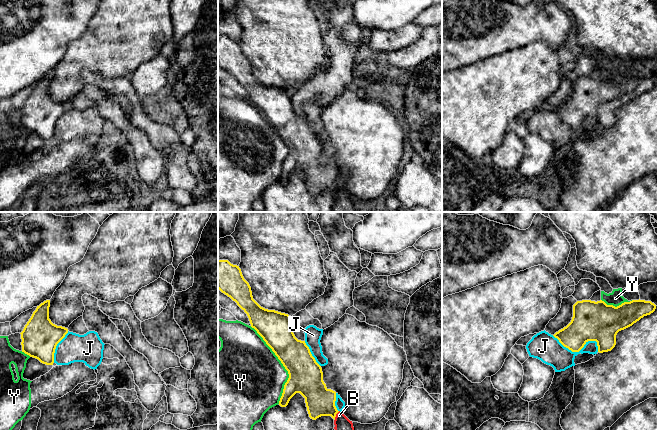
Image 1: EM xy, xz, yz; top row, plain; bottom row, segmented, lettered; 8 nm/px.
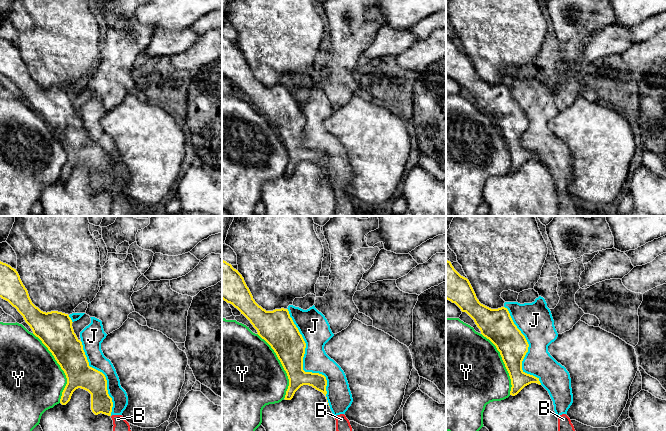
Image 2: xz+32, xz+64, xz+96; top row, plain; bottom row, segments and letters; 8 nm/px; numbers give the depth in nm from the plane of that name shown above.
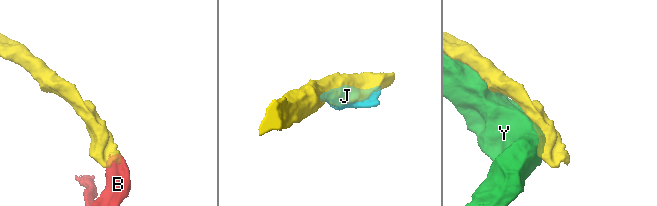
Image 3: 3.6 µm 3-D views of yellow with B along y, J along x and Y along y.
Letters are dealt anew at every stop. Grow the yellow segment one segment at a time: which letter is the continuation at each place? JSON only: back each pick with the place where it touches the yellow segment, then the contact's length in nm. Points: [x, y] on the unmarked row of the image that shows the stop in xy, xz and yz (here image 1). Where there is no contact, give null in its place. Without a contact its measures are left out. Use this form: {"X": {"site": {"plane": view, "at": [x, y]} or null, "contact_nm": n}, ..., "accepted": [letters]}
{"accepted": []}

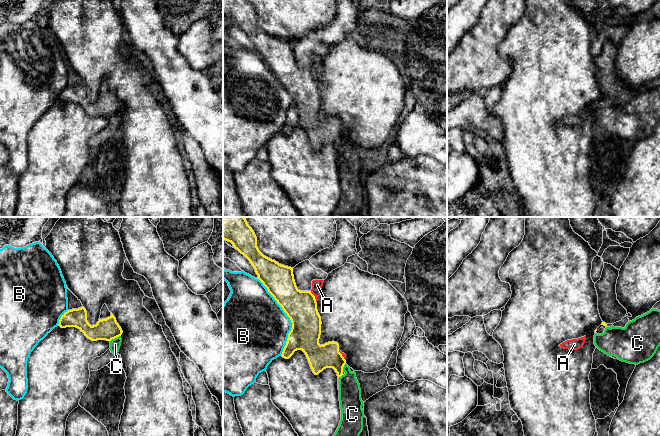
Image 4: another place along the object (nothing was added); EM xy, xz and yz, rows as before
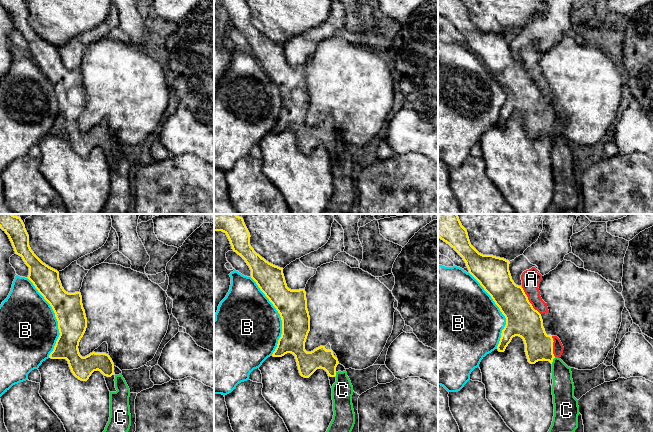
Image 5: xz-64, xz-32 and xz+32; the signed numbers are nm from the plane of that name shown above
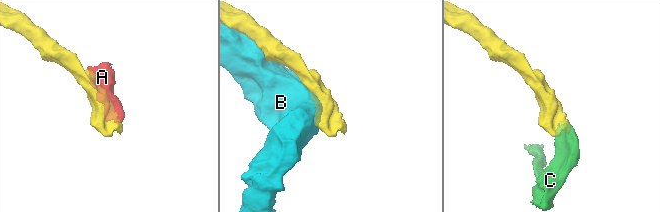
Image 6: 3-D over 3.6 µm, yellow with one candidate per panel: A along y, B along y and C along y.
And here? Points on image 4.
{"accepted": []}

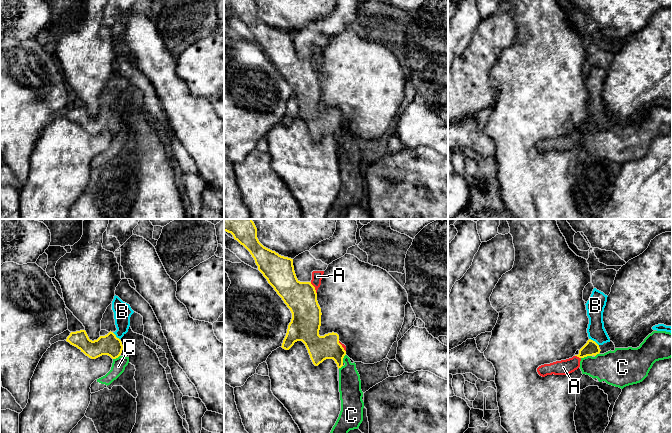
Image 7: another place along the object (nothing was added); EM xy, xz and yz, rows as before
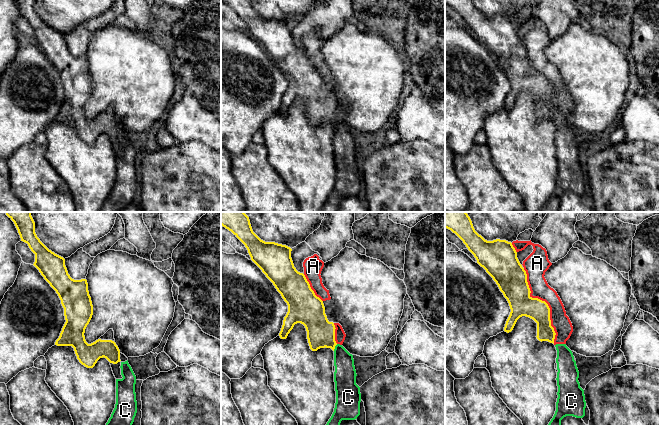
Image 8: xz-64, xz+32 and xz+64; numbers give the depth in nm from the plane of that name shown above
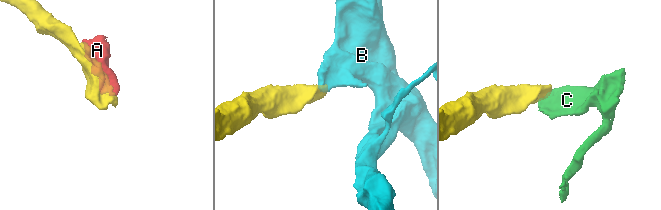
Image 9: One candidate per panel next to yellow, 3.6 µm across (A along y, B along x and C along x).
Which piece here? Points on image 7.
{"B": {"site": {"plane": "yz", "at": [594, 117]}, "contact_nm": 100}, "accepted": ["B"]}

